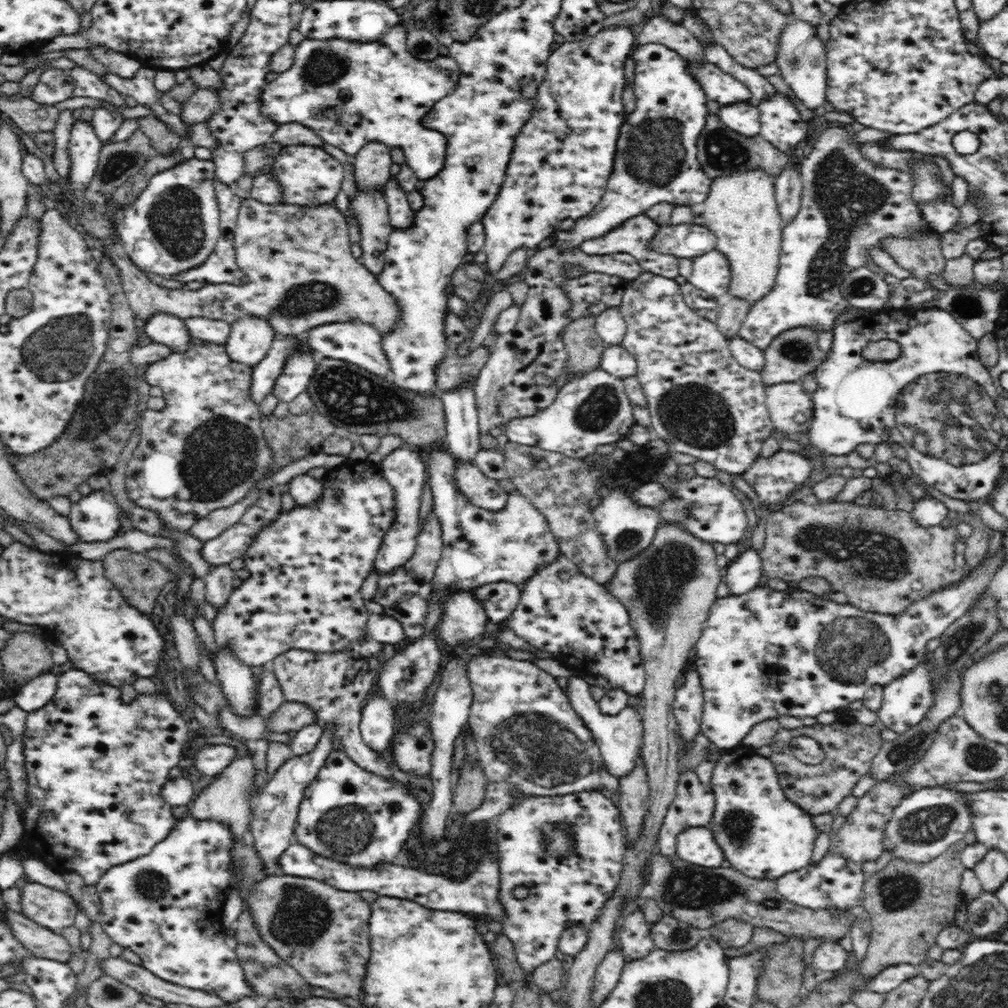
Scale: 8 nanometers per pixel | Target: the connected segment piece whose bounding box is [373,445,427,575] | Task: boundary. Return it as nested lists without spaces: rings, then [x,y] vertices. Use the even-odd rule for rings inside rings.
[[[407,445],[384,456],[379,465],[384,478],[394,489],[395,511],[398,512],[395,523],[392,523],[387,534],[384,535],[383,543],[375,556],[373,568],[381,575],[383,572],[389,573],[393,568],[402,566],[414,554],[420,532],[420,500],[422,500],[422,487],[426,480],[427,470],[422,456]]]

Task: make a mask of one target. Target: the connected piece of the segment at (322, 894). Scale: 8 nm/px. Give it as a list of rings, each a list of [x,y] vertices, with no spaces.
[[[278,873],[266,876],[255,884],[247,905],[251,907],[255,927],[259,929],[263,940],[286,964],[302,974],[306,978],[306,983],[320,986],[339,996],[359,999],[361,1002],[363,980],[367,974],[368,959],[371,958],[368,926],[371,904],[362,899],[358,892],[338,889],[334,885],[314,878]]]

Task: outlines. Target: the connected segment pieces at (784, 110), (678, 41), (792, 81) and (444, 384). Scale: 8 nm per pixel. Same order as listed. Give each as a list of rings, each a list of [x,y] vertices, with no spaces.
[[[779,91],[757,105],[760,112],[759,136],[778,151],[790,153],[796,145],[807,139],[809,122],[804,122],[794,104]]]
[[[652,16],[644,22],[644,24],[640,26],[640,32],[636,33],[636,40],[637,44],[640,45],[646,43],[663,44],[679,53],[685,61],[689,60],[689,62],[693,62],[693,64],[702,64],[702,62],[707,61],[704,56],[702,43],[700,43],[700,41],[698,41],[698,39],[682,24],[674,24],[674,22],[670,22],[670,20],[666,20],[666,18],[662,16]]]
[[[798,18],[792,19],[782,32],[779,40],[779,54],[776,58],[776,66],[780,70],[779,75],[785,83],[795,92],[796,96],[806,108],[820,112],[827,107],[827,50],[822,40],[818,37],[816,27],[808,21]]]
[[[482,344],[473,350],[467,357],[458,357],[449,353],[440,360],[436,366],[436,385],[440,392],[460,389],[462,385],[468,385],[479,375],[484,368],[490,348],[485,349]]]

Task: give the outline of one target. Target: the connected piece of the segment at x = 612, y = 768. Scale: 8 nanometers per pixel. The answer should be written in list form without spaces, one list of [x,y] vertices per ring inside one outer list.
[[[576,675],[567,678],[568,684],[564,689],[570,700],[571,707],[579,714],[584,725],[591,730],[596,744],[599,746],[603,758],[603,766],[608,769],[610,775],[614,777],[623,777],[635,769],[635,762],[640,757],[641,748],[643,747],[643,725],[640,708],[627,706],[616,715],[606,715],[599,709],[598,701],[592,699],[590,685],[583,677]]]

